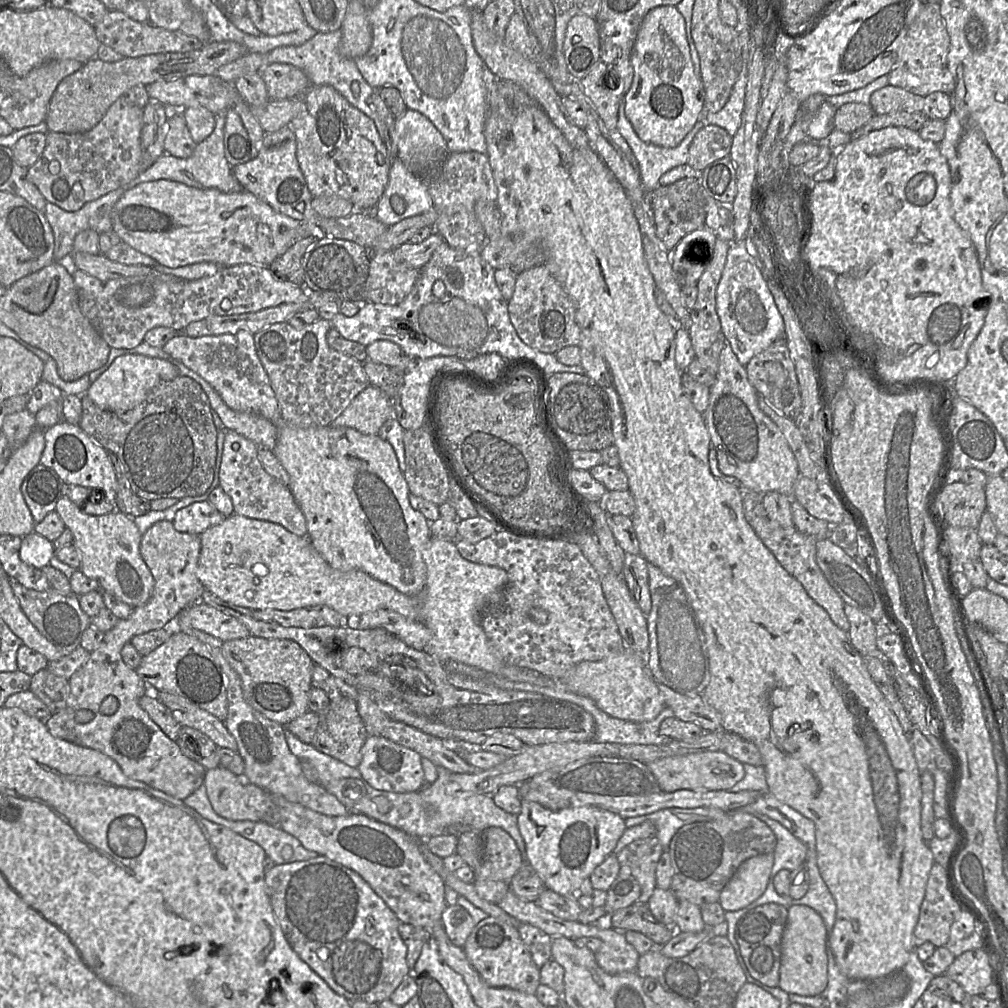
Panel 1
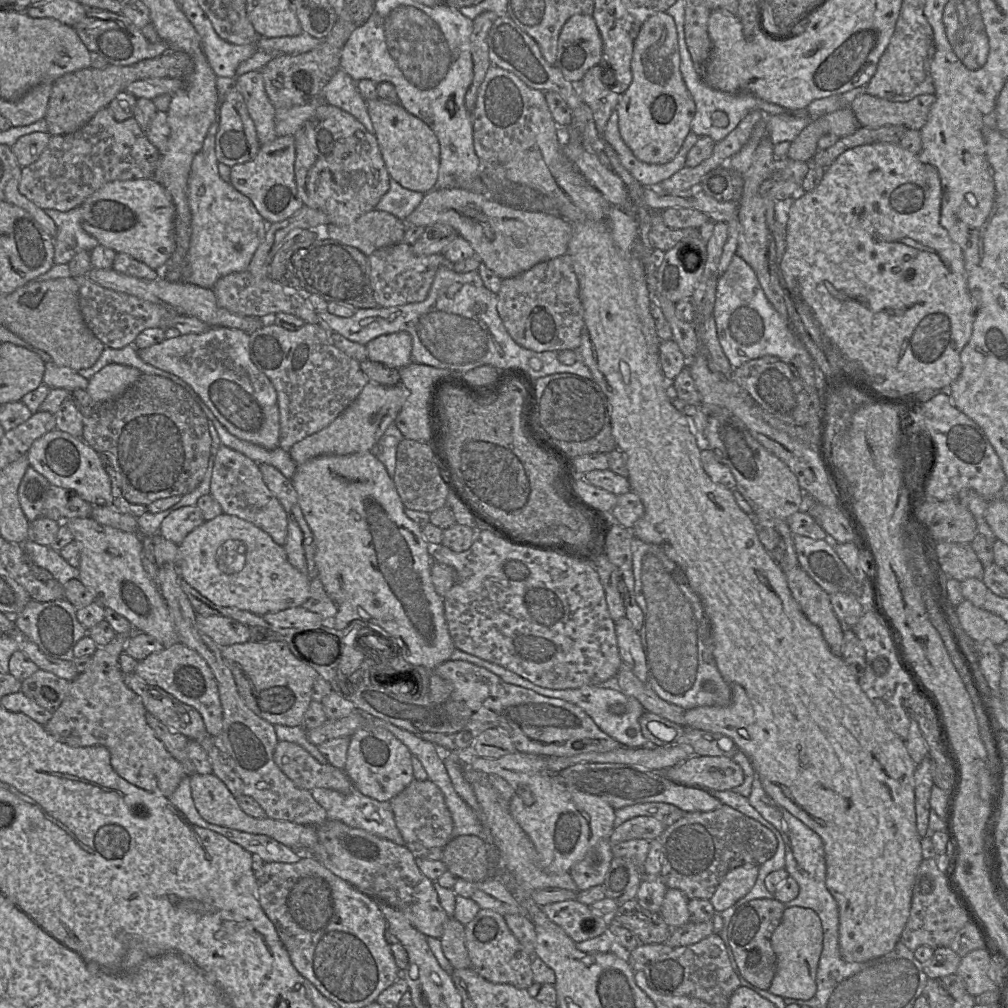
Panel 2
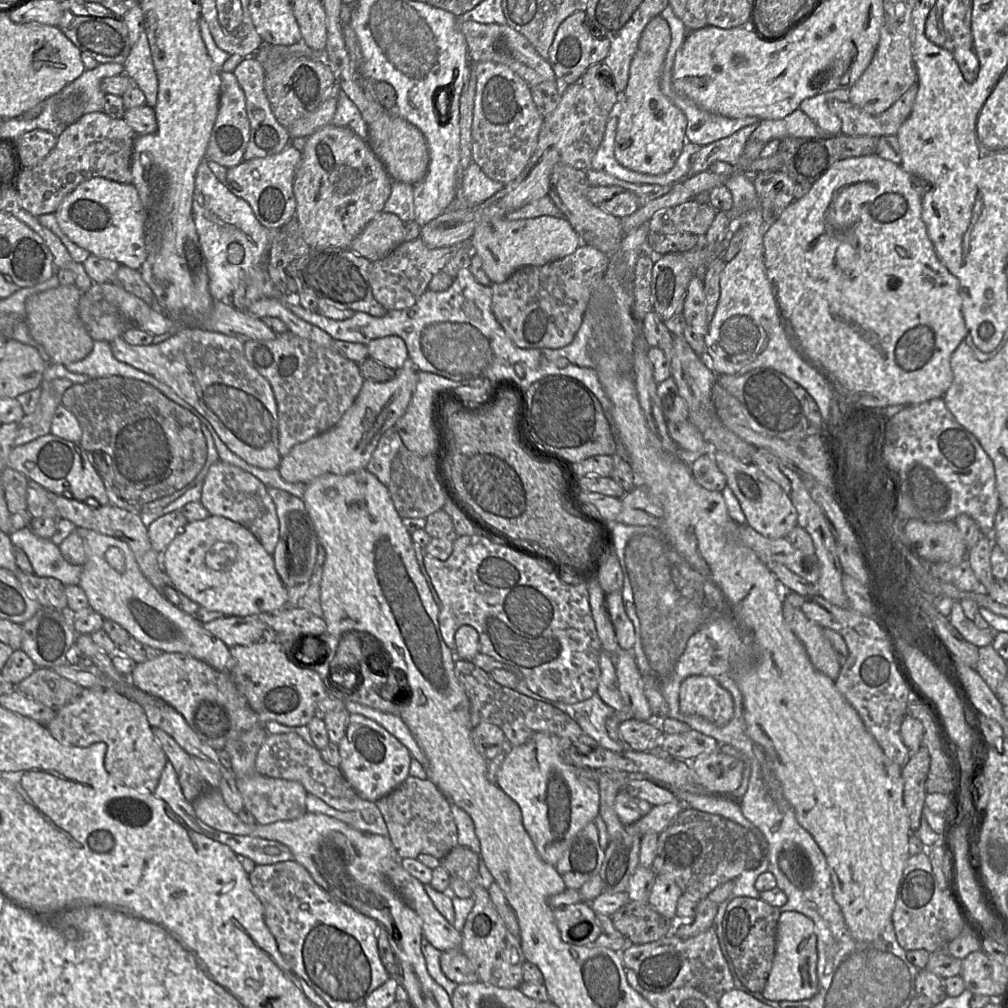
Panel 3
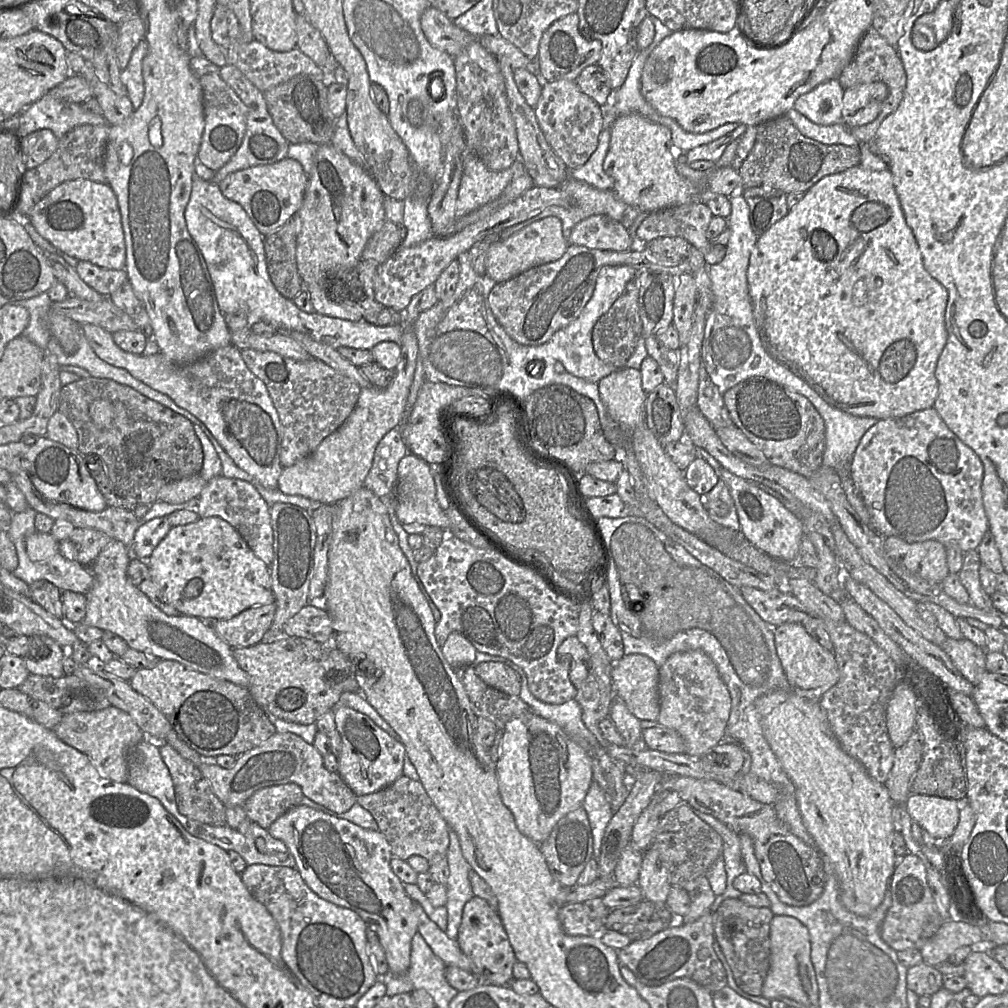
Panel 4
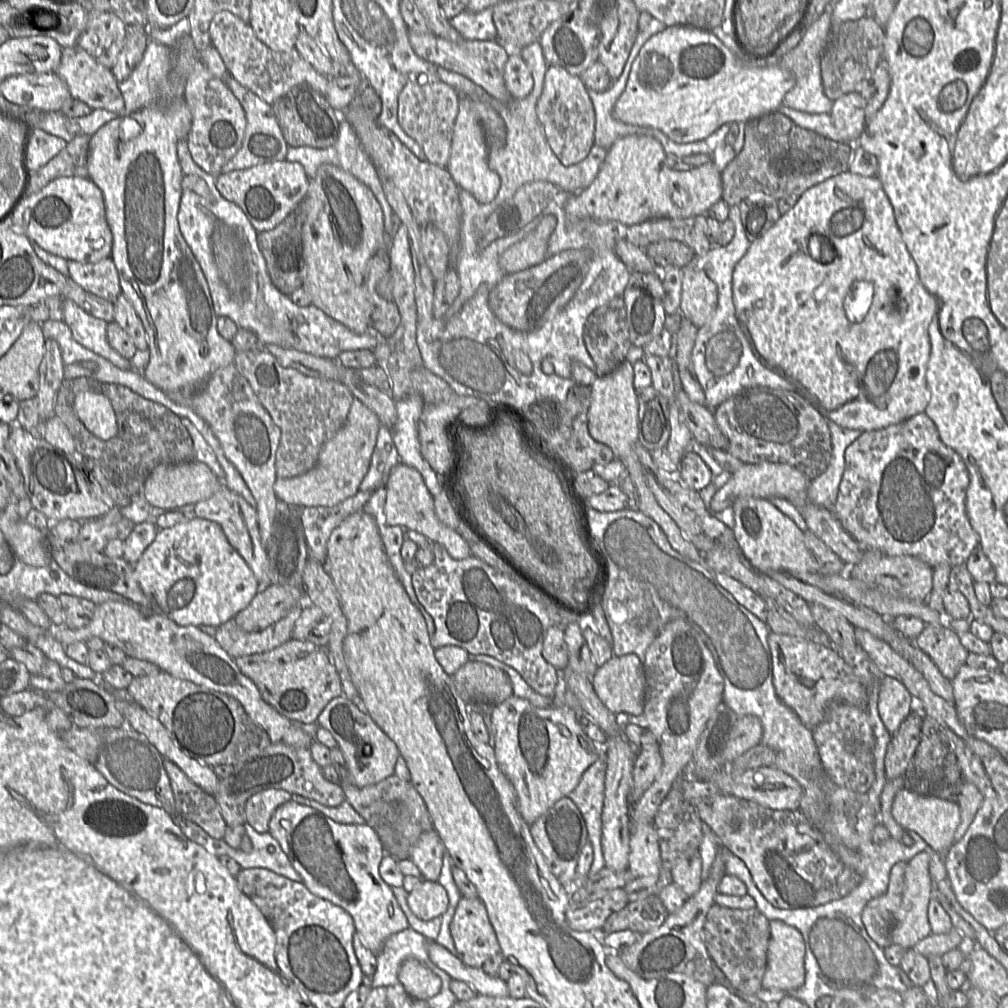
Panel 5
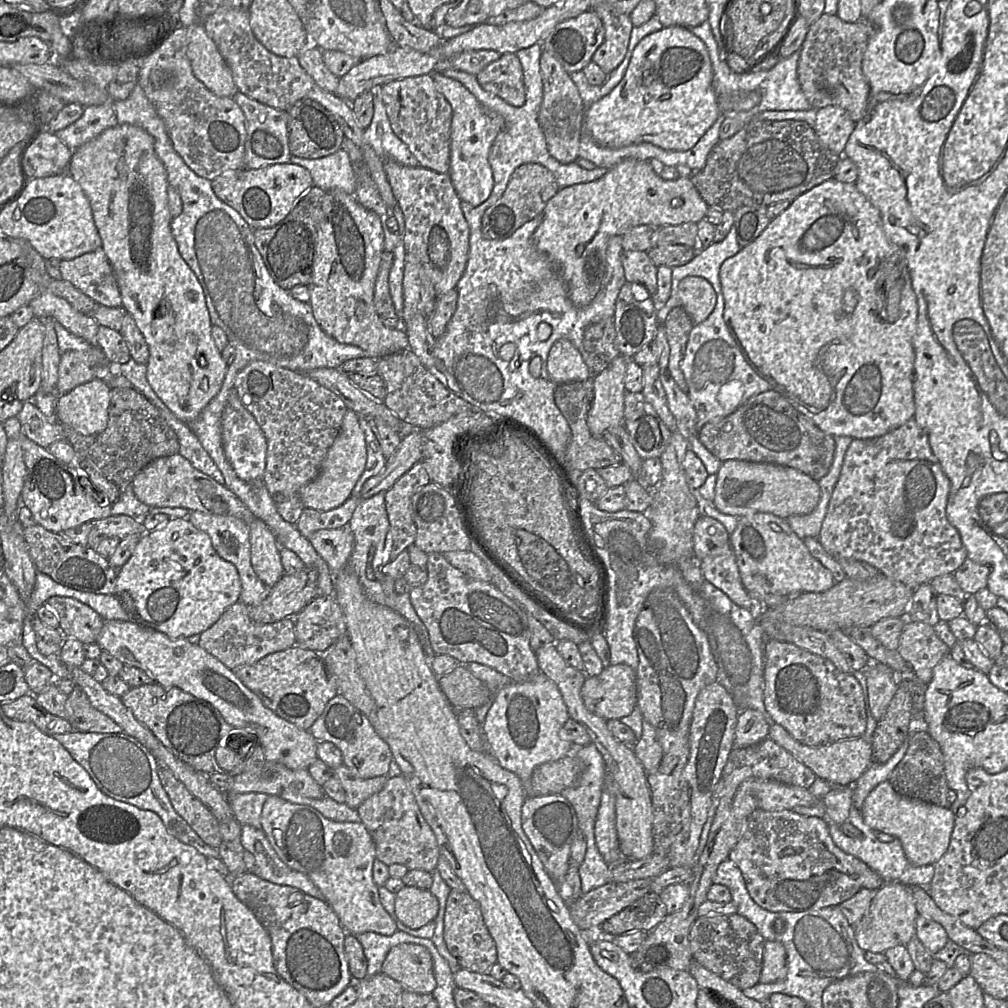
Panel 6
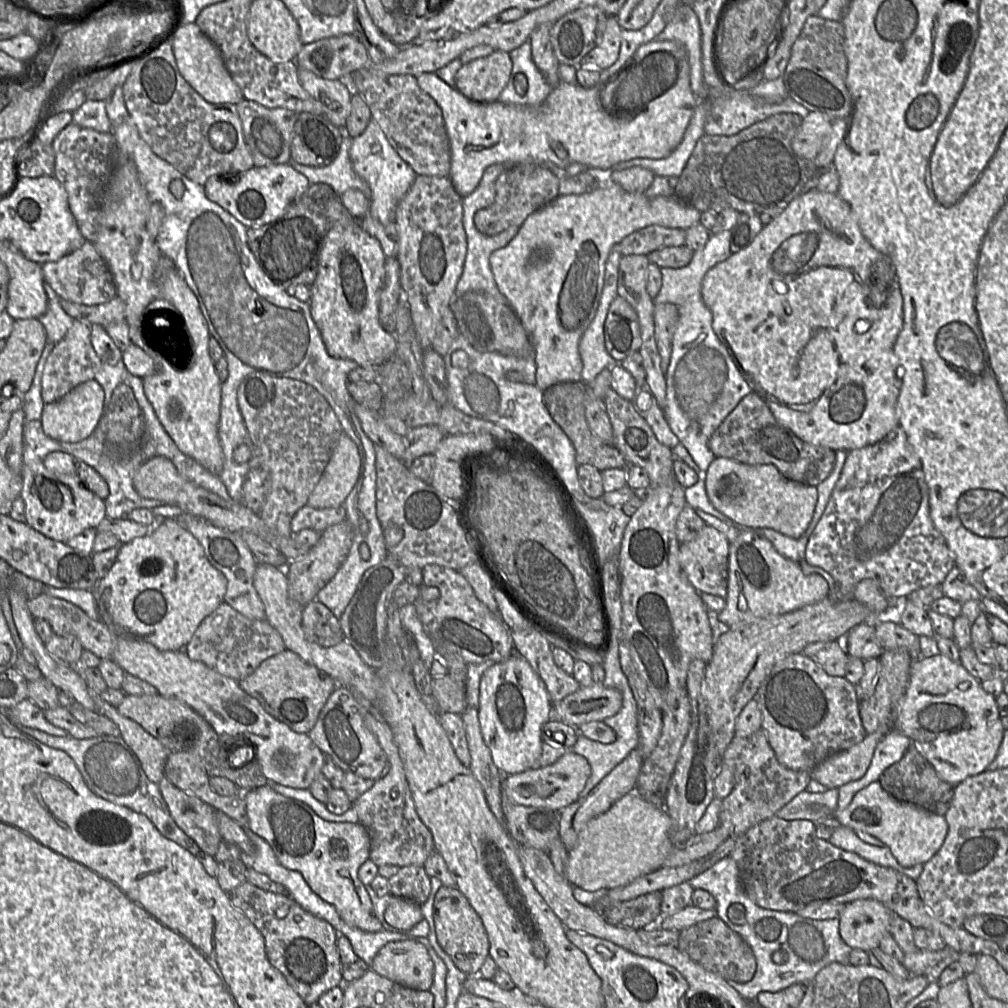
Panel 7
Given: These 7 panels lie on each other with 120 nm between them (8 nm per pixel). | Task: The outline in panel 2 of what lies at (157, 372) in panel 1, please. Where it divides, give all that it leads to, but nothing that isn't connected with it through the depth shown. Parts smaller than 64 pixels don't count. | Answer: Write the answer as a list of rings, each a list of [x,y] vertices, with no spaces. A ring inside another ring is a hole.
[[[109,364],[88,380],[86,391],[97,401],[106,401],[122,395],[141,375],[138,369]]]

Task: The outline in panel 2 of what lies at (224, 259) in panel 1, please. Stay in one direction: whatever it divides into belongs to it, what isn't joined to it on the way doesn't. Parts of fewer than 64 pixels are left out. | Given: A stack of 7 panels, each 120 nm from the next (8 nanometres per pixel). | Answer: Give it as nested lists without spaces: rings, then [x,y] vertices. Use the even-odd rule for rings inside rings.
[[[135,179],[135,180],[116,180],[112,182],[106,183],[96,192],[94,192],[91,196],[89,196],[80,206],[81,209],[81,225],[83,229],[97,239],[99,245],[111,248],[115,250],[117,253],[125,253],[133,258],[145,263],[150,268],[159,270],[161,276],[161,270],[166,265],[166,263],[171,258],[174,250],[175,250],[175,239],[174,239],[174,217],[175,217],[175,207],[172,201],[170,194],[167,190],[156,180],[154,179]]]

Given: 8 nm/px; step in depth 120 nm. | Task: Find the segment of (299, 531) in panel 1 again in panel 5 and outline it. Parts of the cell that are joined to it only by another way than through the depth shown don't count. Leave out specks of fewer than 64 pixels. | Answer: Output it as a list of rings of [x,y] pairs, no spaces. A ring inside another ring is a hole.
[[[222,485],[222,487],[209,499],[200,501],[194,505],[193,516],[213,521],[221,526],[230,545],[240,554],[253,572],[259,584],[259,591],[261,587],[267,587],[269,584],[271,584],[269,579],[269,559],[267,550],[261,543],[257,512],[256,509],[251,506],[242,496],[232,492],[225,485]]]

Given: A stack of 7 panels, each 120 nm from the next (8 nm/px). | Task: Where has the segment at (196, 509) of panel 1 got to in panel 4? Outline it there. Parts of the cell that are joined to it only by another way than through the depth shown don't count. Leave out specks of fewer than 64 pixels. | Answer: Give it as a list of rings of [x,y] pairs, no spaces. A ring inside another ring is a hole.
[[[167,516],[142,523],[138,527],[130,547],[132,557],[147,560],[171,528]]]

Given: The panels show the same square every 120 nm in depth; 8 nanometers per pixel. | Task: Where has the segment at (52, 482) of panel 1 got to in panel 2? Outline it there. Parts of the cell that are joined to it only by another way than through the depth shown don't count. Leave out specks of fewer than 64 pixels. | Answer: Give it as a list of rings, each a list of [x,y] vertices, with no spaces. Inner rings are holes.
[[[29,467],[25,472],[18,489],[21,509],[29,522],[43,517],[43,506],[50,483],[48,480]]]

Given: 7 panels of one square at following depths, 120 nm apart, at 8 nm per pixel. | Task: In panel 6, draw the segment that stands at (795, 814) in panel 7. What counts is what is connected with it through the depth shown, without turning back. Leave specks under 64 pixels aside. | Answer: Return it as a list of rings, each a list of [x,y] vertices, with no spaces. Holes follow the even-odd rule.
[[[852,786],[833,787],[812,807],[795,806],[792,811],[803,816],[815,816],[828,823],[842,825],[848,820],[852,805]]]

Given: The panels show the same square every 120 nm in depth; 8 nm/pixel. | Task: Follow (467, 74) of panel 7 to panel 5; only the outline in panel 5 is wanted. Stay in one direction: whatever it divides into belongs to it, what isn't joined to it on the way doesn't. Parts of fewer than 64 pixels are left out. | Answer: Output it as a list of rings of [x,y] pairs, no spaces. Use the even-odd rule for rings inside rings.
[[[517,52],[509,55],[504,68],[504,81],[514,100],[526,98],[533,89],[534,80],[531,71]]]

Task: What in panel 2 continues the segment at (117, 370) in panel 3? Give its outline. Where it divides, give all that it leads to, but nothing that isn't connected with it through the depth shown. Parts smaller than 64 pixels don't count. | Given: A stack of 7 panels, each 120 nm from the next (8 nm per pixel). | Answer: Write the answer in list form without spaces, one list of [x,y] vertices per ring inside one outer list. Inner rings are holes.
[[[128,345],[124,348],[120,349],[112,349],[109,347],[106,347],[99,359],[96,361],[96,363],[87,369],[79,370],[77,373],[87,380],[89,380],[93,375],[95,375],[97,372],[99,372],[101,369],[103,369],[105,366],[109,364],[120,364],[125,366],[130,366],[133,368],[138,369],[142,374],[146,375],[161,375],[163,377],[169,378],[174,383],[182,386],[184,389],[189,391],[191,395],[194,393],[191,387],[185,383],[183,380],[178,378],[177,376],[168,373],[168,372],[161,372],[155,368],[153,368],[151,365],[143,362],[138,354],[137,354],[138,348],[134,345]]]

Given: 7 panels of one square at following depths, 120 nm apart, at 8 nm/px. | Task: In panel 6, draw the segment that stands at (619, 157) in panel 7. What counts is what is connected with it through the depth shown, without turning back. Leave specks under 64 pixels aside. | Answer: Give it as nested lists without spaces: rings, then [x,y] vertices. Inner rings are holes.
[[[663,27],[647,35],[636,45],[619,84],[609,94],[586,107],[583,133],[610,148],[647,142],[665,150],[688,150],[701,139],[721,113],[748,111],[761,101],[761,94],[758,91],[741,91],[716,96],[712,80],[712,64],[703,41],[689,28]],[[431,73],[437,90],[444,95],[452,107],[450,168],[449,176],[461,201],[479,206],[490,196],[494,179],[488,156],[496,136],[504,128],[504,121],[498,114],[489,111],[459,81],[443,73]]]

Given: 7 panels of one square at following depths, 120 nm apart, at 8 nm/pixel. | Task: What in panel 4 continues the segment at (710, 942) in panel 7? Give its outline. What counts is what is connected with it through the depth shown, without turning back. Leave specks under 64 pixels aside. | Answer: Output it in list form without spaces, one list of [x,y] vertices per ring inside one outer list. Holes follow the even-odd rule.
[[[738,898],[725,899],[713,913],[714,937],[718,942],[736,984],[747,994],[762,995],[770,968],[770,924],[774,917],[769,907],[753,907]]]

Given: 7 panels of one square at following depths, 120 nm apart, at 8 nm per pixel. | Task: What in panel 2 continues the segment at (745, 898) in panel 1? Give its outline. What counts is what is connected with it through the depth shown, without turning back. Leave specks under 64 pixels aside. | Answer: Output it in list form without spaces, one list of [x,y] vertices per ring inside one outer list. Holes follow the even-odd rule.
[[[744,865],[730,871],[710,899],[716,913],[735,905],[755,885],[759,866]]]

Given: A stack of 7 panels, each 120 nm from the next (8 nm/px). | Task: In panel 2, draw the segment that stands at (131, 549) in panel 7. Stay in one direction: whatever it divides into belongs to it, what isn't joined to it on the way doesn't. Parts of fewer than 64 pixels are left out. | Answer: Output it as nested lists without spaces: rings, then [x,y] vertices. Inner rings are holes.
[[[225,513],[184,538],[178,545],[176,568],[183,581],[213,604],[258,616],[301,607],[310,594],[311,577],[289,563],[283,546],[254,524]]]

